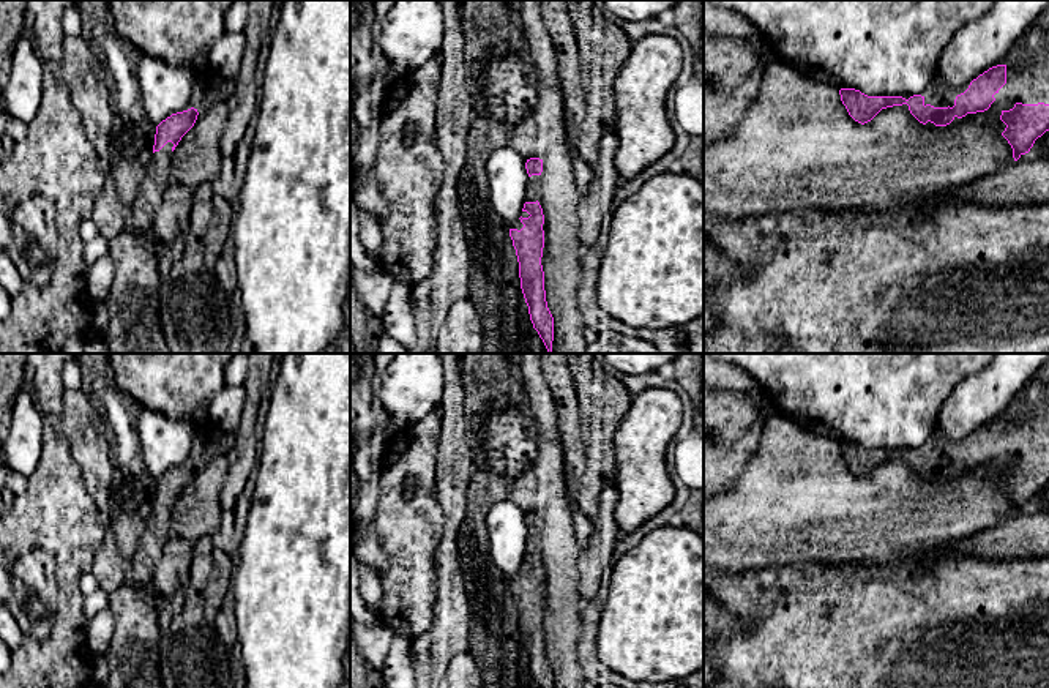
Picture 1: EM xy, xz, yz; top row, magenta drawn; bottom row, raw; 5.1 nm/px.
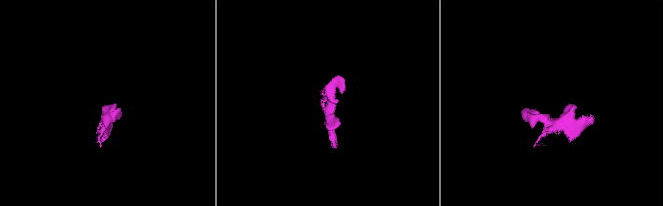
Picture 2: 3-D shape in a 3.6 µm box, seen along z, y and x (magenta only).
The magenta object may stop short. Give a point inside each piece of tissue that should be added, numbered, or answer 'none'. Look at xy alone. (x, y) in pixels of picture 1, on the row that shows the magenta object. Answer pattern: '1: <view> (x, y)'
1: xy (156, 179)

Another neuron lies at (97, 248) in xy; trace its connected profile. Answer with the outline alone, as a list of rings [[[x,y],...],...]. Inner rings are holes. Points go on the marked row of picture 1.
[[[98,235],[95,240],[84,243],[84,257],[87,265],[91,265],[103,256],[109,254],[109,240]]]

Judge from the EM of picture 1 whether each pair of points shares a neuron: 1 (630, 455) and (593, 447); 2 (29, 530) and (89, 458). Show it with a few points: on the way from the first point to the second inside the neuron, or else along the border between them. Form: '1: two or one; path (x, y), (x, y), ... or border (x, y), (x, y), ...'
1: two; border (625, 415), (614, 436), (615, 475), (611, 482)
2: two; border (63, 434), (81, 471), (84, 488), (95, 502)

